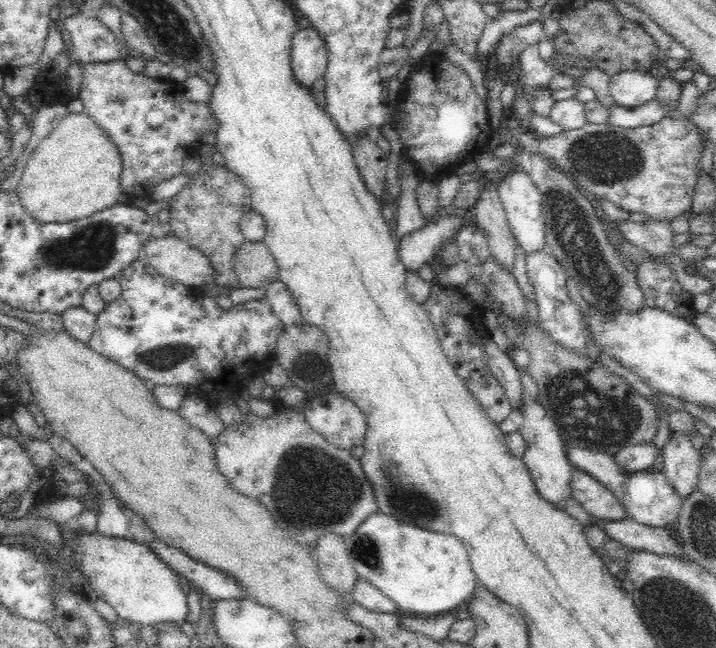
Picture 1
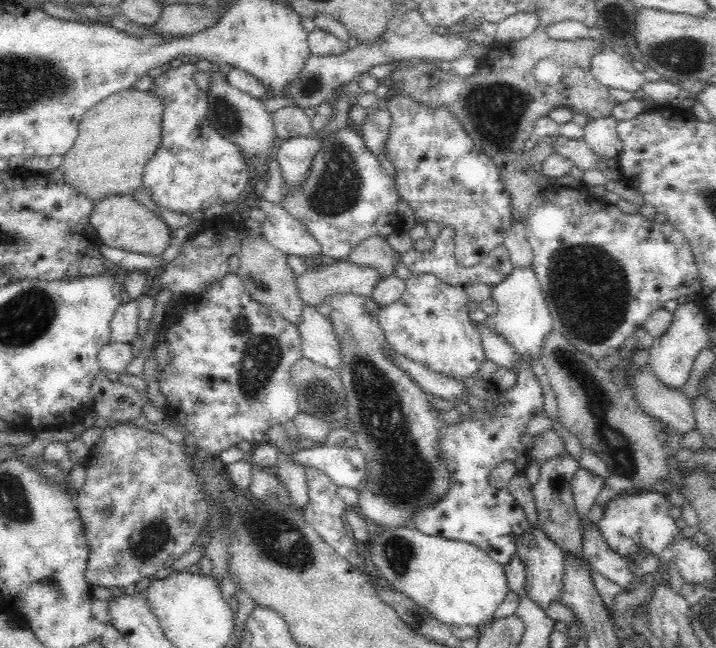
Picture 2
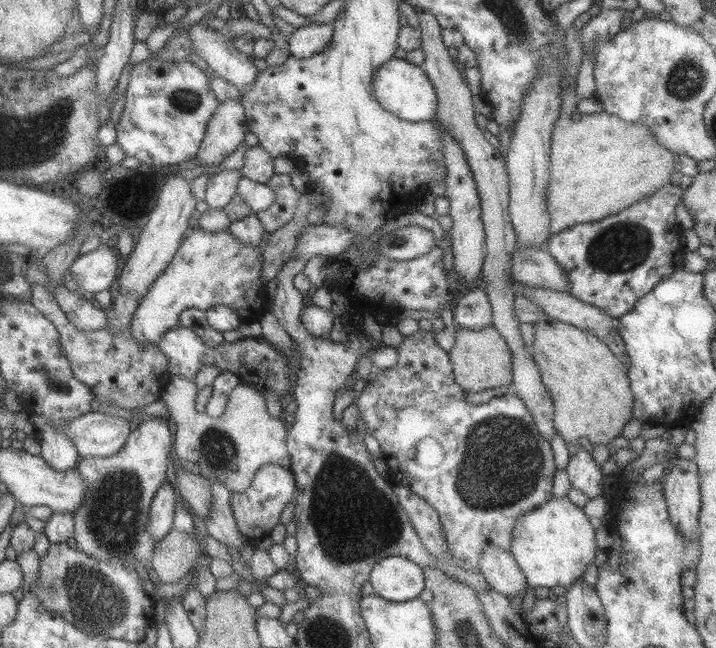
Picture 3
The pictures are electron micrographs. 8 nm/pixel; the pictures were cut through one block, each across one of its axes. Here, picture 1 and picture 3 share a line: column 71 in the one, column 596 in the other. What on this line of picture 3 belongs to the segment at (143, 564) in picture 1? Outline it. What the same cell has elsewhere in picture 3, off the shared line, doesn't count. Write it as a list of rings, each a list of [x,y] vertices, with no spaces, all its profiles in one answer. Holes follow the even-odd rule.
[[[550,497],[543,504],[527,511],[517,519],[511,531],[511,556],[513,556],[517,566],[525,576],[527,586],[537,588],[537,586],[546,586],[552,588],[554,586],[562,586],[565,589],[577,579],[581,579],[585,572],[585,567],[595,559],[595,538],[593,532],[595,528],[589,523],[588,516],[583,509],[575,506],[567,497]]]

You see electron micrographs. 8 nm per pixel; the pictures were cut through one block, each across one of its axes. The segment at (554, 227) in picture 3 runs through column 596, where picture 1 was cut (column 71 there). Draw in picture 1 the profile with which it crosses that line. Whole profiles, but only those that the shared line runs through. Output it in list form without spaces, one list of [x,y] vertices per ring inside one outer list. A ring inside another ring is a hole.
[[[86,111],[68,112],[57,127],[40,141],[28,159],[22,179],[16,188],[17,195],[20,196],[20,205],[31,218],[40,223],[62,223],[87,218],[96,212],[118,205],[121,196],[126,194],[122,189],[122,160],[124,159],[118,147]]]

